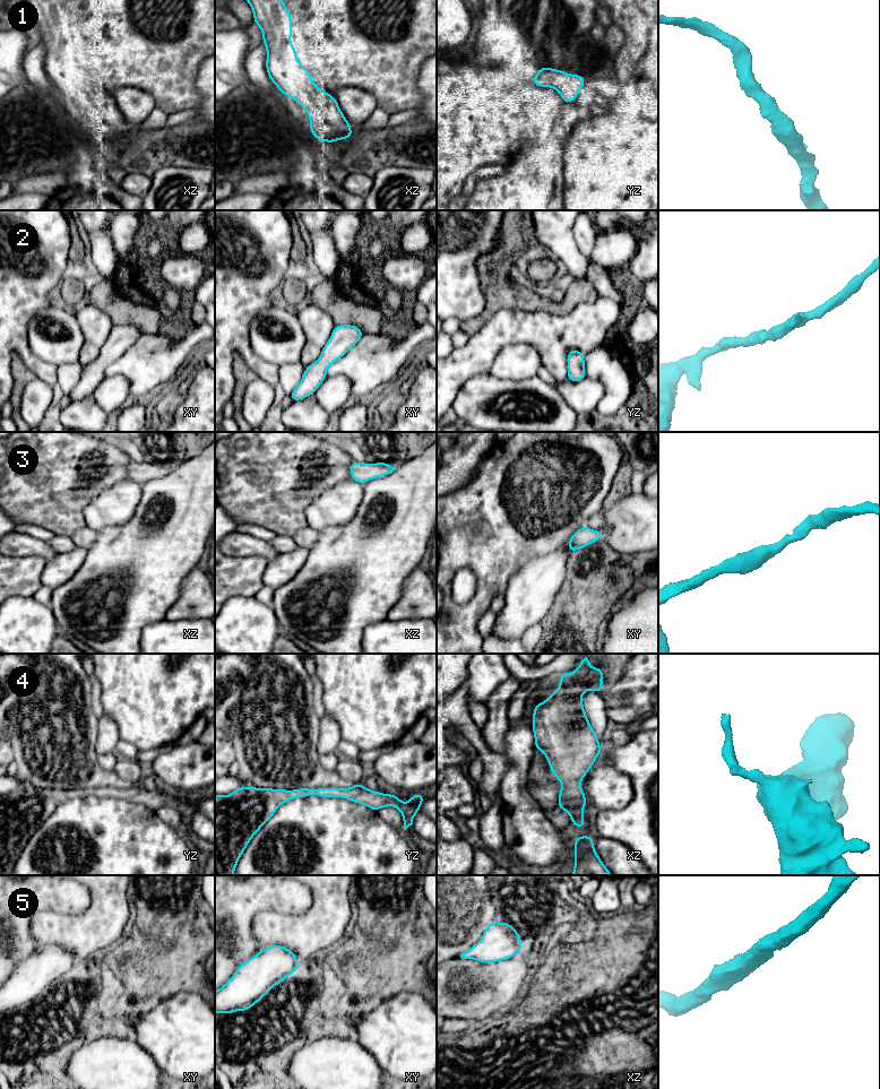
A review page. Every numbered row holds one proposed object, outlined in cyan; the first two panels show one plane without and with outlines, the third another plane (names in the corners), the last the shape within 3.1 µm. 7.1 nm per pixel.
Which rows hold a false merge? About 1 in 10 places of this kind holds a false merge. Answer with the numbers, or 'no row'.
no row

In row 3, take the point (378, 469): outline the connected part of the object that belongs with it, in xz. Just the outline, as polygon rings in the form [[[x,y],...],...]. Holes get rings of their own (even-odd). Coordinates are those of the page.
[[[352,459],[351,478],[364,484],[371,478],[378,478],[391,474],[396,468],[388,463],[361,464]]]

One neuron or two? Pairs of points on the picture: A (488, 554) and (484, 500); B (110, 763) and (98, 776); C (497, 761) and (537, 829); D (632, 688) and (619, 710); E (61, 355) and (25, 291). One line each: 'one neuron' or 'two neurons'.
A: one neuron
B: two neurons
C: two neurons
D: one neuron
E: two neurons

